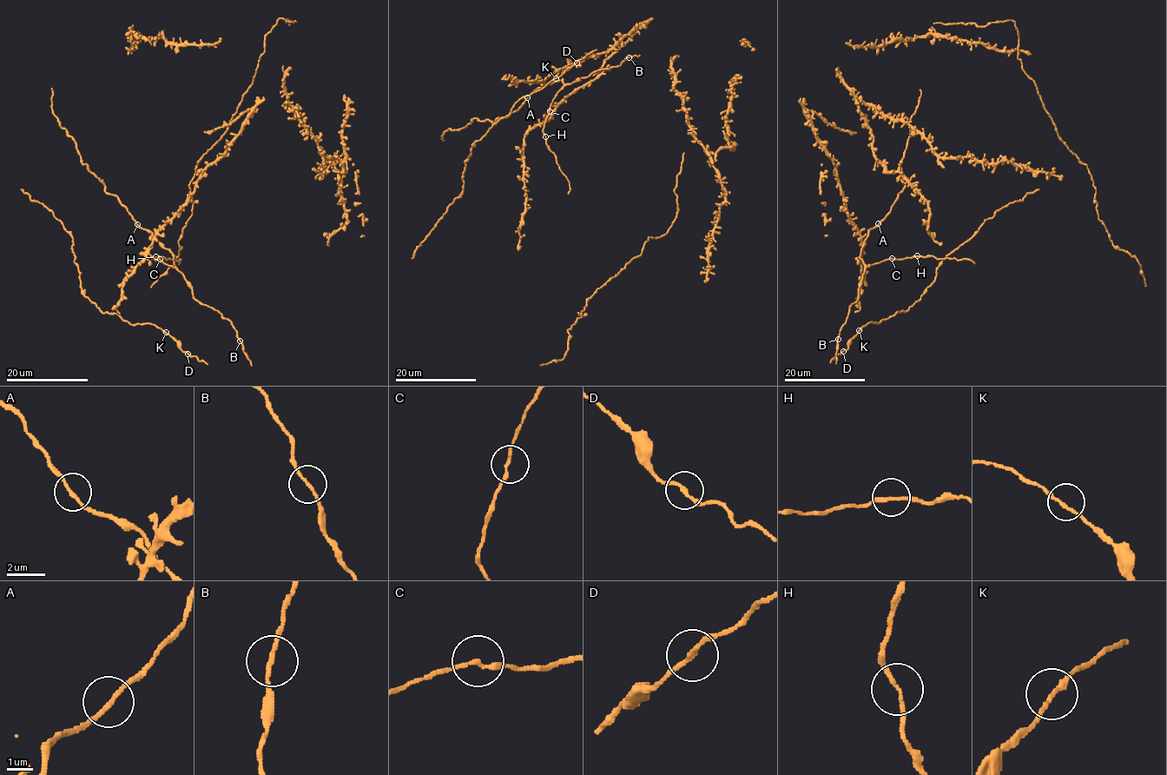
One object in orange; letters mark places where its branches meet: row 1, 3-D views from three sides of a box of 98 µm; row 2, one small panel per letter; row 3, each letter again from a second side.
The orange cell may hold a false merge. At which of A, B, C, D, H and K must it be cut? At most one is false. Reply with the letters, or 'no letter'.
no letter

